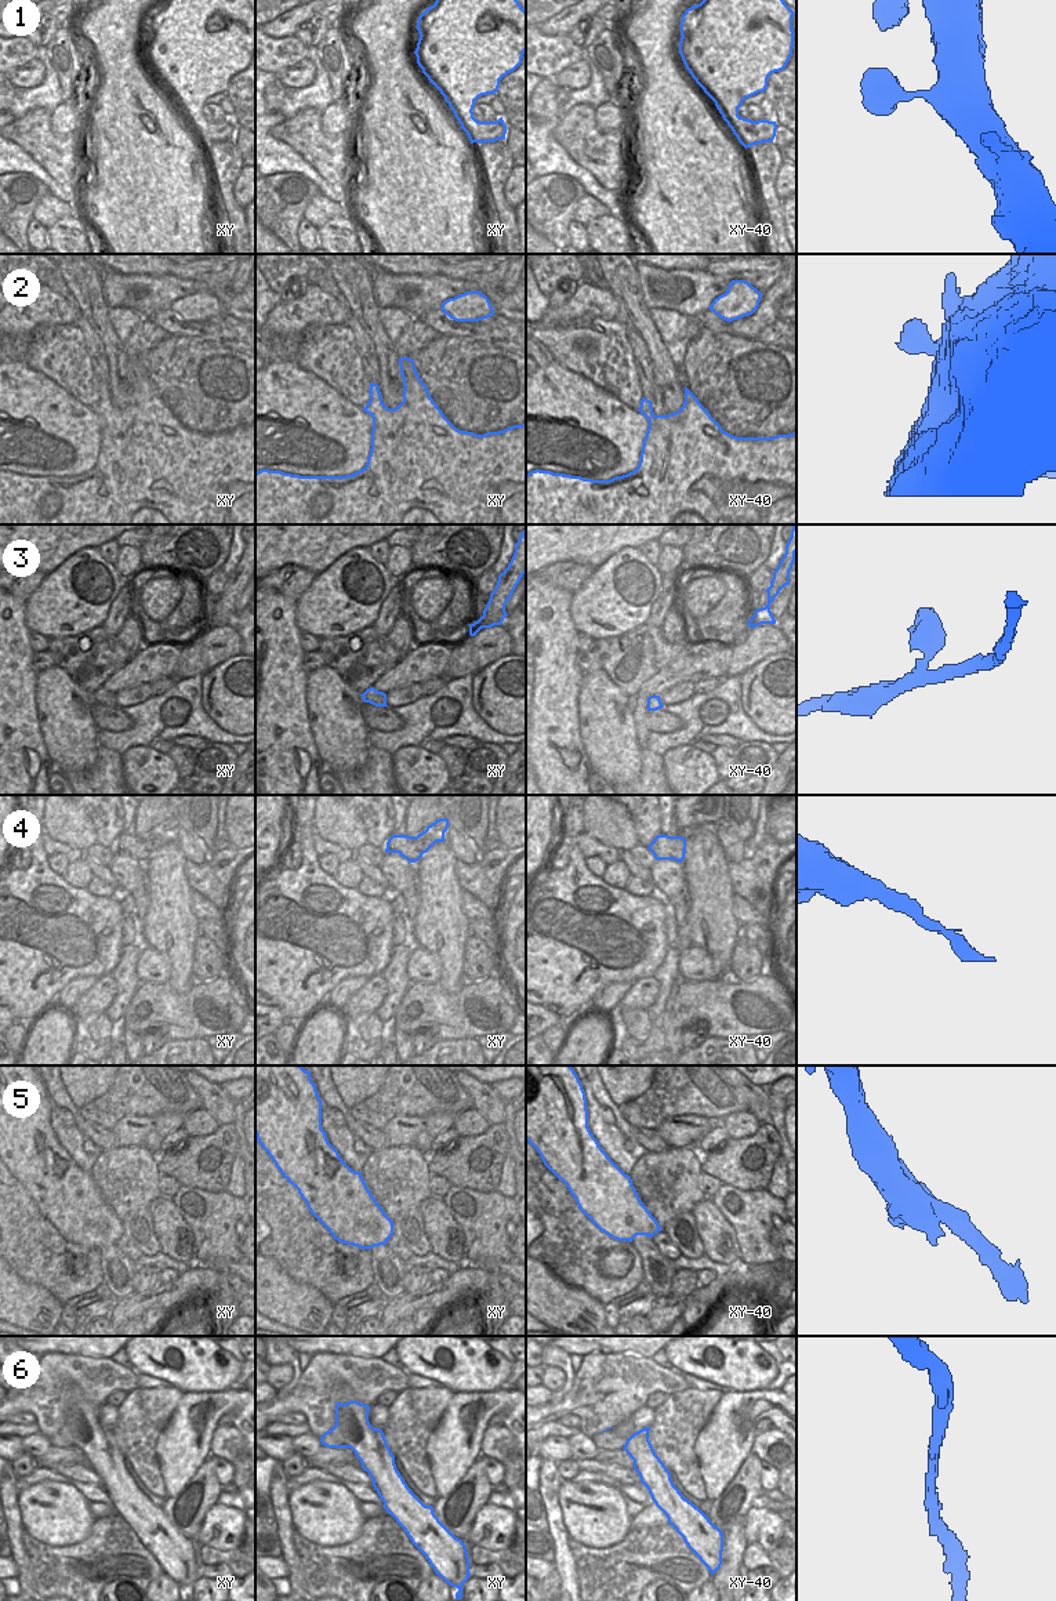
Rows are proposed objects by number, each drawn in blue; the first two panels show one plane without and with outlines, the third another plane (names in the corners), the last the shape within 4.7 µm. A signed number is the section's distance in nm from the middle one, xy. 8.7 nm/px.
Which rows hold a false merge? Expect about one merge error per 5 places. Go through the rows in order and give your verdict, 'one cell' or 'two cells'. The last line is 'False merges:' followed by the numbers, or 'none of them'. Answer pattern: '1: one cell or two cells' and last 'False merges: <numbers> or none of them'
1: one cell
2: one cell
3: one cell
4: one cell
5: two cells
6: one cell
False merges: 5

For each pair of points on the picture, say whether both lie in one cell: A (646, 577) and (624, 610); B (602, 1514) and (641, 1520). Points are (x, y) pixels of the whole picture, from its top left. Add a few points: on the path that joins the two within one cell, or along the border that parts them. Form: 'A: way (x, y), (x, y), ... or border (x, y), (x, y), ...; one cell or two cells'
A: way (638, 585), (624, 602); one cell
B: border (632, 1517), (630, 1528); two cells

